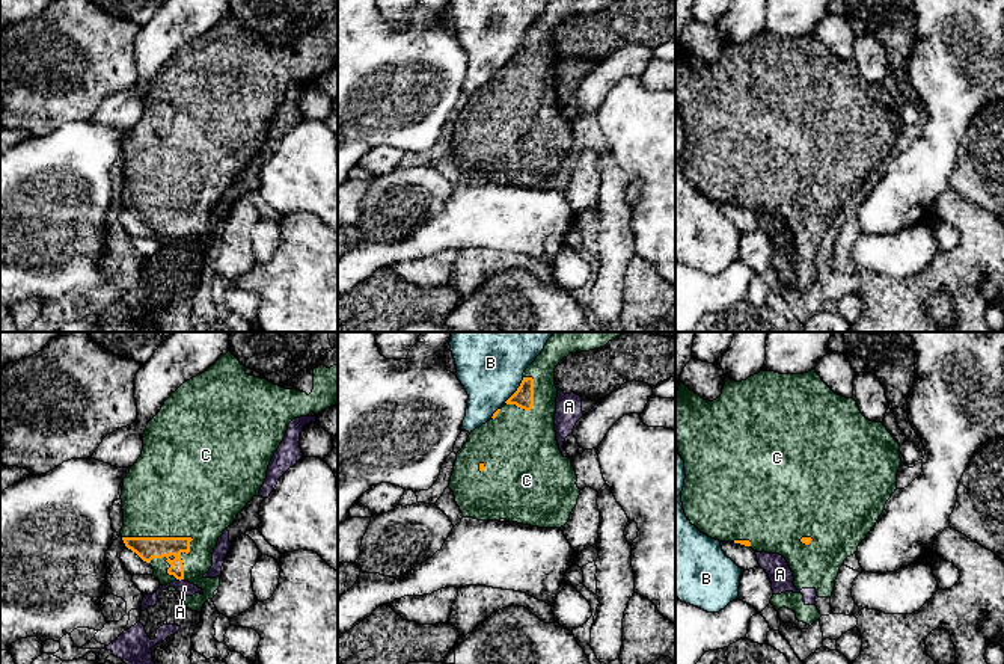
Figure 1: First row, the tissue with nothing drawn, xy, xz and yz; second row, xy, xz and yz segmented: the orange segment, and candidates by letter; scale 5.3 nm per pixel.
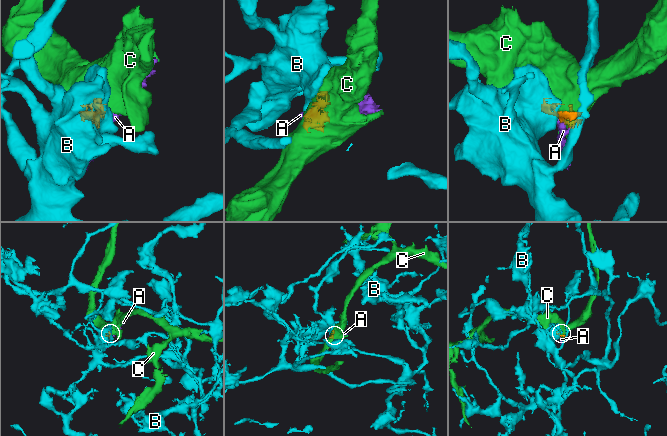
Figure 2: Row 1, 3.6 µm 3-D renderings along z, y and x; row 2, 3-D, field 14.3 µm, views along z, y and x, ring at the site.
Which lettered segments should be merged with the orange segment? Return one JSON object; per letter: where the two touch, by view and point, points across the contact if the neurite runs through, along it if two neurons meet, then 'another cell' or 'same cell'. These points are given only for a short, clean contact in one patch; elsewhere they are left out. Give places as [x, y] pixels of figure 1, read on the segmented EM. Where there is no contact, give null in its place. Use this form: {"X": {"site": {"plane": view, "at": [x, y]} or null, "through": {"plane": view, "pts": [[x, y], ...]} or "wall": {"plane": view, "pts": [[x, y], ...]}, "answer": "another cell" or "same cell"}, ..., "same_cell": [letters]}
{"A": {"site": {"plane": "xy", "at": [181, 578]}, "wall": {"plane": "xy", "pts": [[183, 578], [180, 581]]}, "answer": "another cell"}, "B": {"site": {"plane": "xz", "at": [517, 390]}, "wall": {"plane": "xz", "pts": [[523, 378], [520, 385], [504, 402]]}, "answer": "another cell"}, "C": {"site": {"plane": "xy", "at": [180, 537]}, "answer": "same cell"}, "same_cell": ["C"]}

